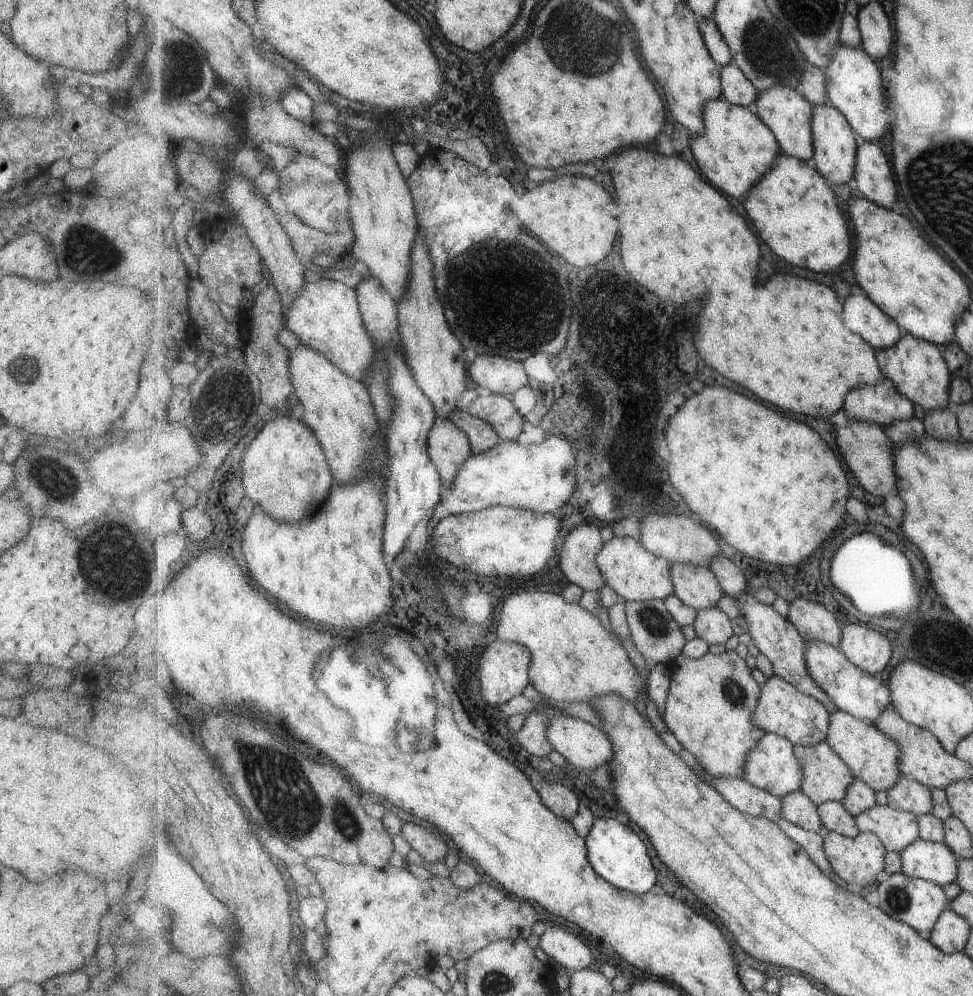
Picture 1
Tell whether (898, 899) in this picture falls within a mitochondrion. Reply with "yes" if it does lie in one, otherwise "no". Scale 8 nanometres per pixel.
yes

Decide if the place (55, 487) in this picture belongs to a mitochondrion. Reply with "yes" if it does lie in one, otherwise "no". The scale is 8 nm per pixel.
no

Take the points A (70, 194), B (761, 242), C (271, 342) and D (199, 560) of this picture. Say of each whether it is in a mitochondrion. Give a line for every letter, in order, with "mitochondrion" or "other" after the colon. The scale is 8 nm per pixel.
A: other
B: other
C: other
D: other

